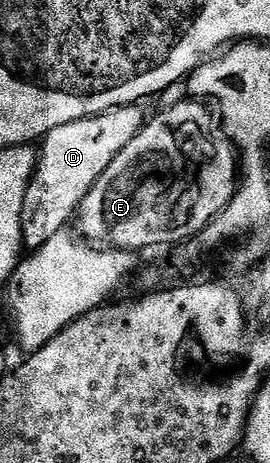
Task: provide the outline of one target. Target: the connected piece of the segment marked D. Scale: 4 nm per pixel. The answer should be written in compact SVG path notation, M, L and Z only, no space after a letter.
M144 106L114 107L103 115L89 115L67 125L51 129L39 147L37 169L27 185L21 214L21 242L33 253L40 252L51 237L66 230L74 222L81 202L87 197L95 181L115 161L115 157L128 145L147 122Z

